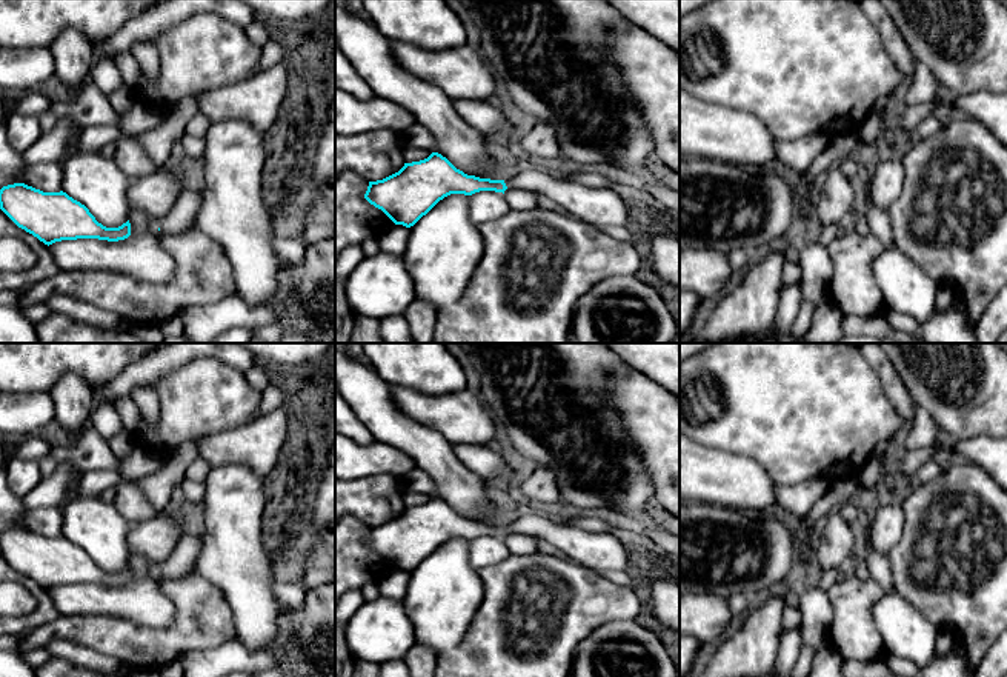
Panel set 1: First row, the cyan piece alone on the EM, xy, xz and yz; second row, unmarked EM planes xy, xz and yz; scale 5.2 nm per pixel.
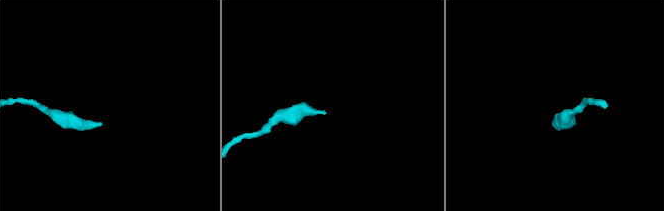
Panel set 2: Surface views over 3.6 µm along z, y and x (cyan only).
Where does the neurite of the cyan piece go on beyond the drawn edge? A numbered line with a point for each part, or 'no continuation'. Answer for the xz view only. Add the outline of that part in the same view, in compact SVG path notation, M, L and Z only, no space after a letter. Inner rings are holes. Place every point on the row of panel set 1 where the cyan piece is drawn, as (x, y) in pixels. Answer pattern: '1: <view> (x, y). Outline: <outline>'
1: xz (598, 206). Outline: M540 166L504 178L506 186L532 191L561 205L570 217L595 228L632 226L632 208L610 188L566 180Z

